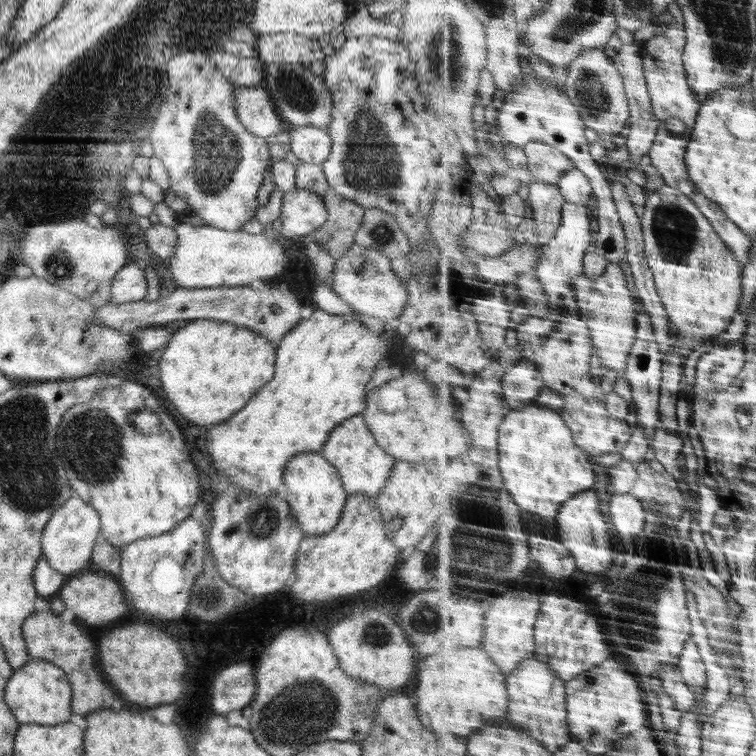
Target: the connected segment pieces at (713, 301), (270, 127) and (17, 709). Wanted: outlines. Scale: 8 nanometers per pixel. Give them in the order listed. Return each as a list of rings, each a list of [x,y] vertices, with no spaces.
[[[662,186],[662,189],[654,191],[646,200],[645,213],[641,220],[646,241],[646,259],[654,271],[656,286],[668,309],[669,318],[677,328],[684,347],[690,351],[718,334],[724,334],[730,328],[744,297],[745,268],[698,203],[682,189]]]
[[[264,85],[251,88],[236,87],[234,113],[242,127],[260,138],[277,135],[287,128],[277,114],[271,96]]]
[[[30,659],[27,664],[13,672],[5,686],[4,700],[19,724],[56,726],[71,720],[72,685],[68,675],[46,660]]]

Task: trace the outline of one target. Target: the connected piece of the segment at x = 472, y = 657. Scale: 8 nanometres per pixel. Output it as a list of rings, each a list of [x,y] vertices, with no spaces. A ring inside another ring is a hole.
[[[458,647],[458,648],[438,648],[430,656],[418,658],[416,664],[416,690],[414,690],[414,704],[418,711],[418,719],[421,719],[422,725],[430,729],[436,735],[444,732],[454,732],[460,736],[470,736],[478,732],[480,728],[492,726],[494,722],[480,722],[480,720],[496,720],[502,718],[506,721],[509,714],[511,696],[509,688],[506,686],[506,674],[500,670],[498,664],[490,658],[490,653],[480,647]]]

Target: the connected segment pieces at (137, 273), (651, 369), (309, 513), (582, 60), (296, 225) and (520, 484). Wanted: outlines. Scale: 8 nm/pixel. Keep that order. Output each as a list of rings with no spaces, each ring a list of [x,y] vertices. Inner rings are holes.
[[[132,260],[114,275],[110,289],[110,303],[142,301],[145,300],[147,292],[148,282],[144,268],[141,269]]]
[[[642,298],[636,299],[638,306],[638,340],[632,347],[630,361],[628,361],[628,372],[626,377],[632,386],[633,398],[638,403],[638,412],[640,412],[640,422],[644,422],[648,434],[654,438],[654,430],[658,424],[658,418],[661,414],[661,392],[663,390],[664,374],[664,357],[662,357],[662,347],[656,337],[656,325],[652,321],[652,315],[648,313],[646,305]]]
[[[304,451],[290,457],[282,478],[282,497],[288,501],[306,536],[322,535],[337,526],[347,494],[338,469],[322,456],[321,451]]]
[[[603,49],[586,50],[576,58],[576,61],[570,66],[570,72],[566,74],[568,74],[568,82],[566,82],[566,78],[564,79],[566,86],[568,86],[567,90],[570,90],[570,96],[576,102],[575,106],[580,110],[584,122],[590,128],[596,128],[602,134],[620,134],[626,128],[626,124],[631,122],[631,102],[628,92],[626,92],[625,79],[618,68],[614,66],[614,60]]]
[[[295,186],[283,194],[279,218],[284,234],[308,239],[327,219],[325,203],[315,193]]]
[[[530,404],[506,416],[500,426],[500,466],[508,490],[522,508],[534,510],[544,518],[556,518],[564,502],[596,484],[594,464],[588,460],[588,452],[574,442],[572,432],[560,412],[540,404]]]

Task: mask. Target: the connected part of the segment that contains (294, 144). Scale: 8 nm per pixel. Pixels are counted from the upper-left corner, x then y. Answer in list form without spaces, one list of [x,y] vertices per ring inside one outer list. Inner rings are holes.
[[[314,126],[288,127],[288,131],[293,162],[321,165],[328,158],[332,142],[327,131]]]

